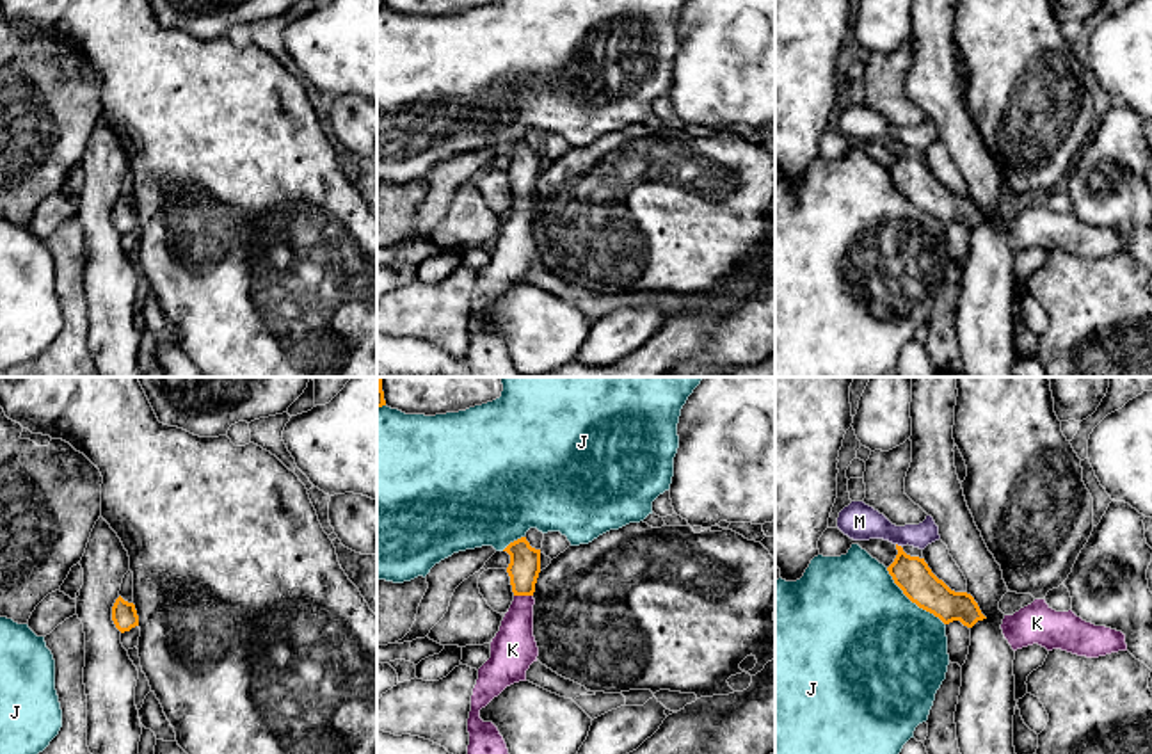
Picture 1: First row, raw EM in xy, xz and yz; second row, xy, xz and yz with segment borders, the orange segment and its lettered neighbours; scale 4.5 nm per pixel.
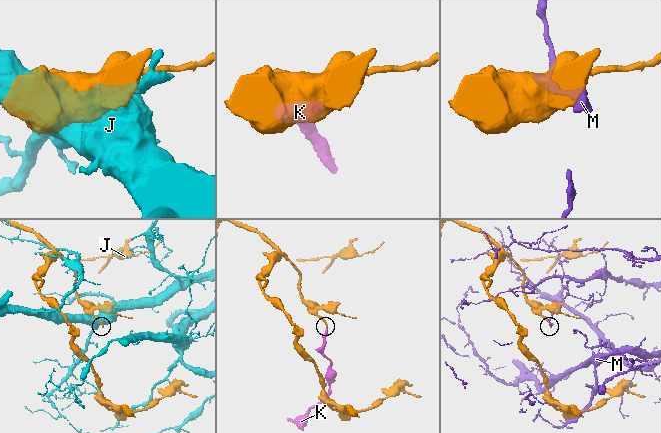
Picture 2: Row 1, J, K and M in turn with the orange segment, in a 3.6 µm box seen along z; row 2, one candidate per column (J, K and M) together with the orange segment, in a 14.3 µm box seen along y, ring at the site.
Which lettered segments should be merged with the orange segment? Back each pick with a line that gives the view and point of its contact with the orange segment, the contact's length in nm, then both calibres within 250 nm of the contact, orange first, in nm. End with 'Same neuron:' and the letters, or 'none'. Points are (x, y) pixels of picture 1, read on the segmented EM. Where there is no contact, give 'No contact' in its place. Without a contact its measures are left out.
K: Touches orange at xz (523, 594). Shared border 90 nm. Thickness 140 nm (orange) against 200 nm
Same neuron: K

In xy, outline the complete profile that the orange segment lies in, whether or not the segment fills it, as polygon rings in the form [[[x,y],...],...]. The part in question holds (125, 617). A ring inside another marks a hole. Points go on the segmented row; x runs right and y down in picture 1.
[[[119,596],[112,606],[112,621],[121,633],[139,626],[135,605]]]

